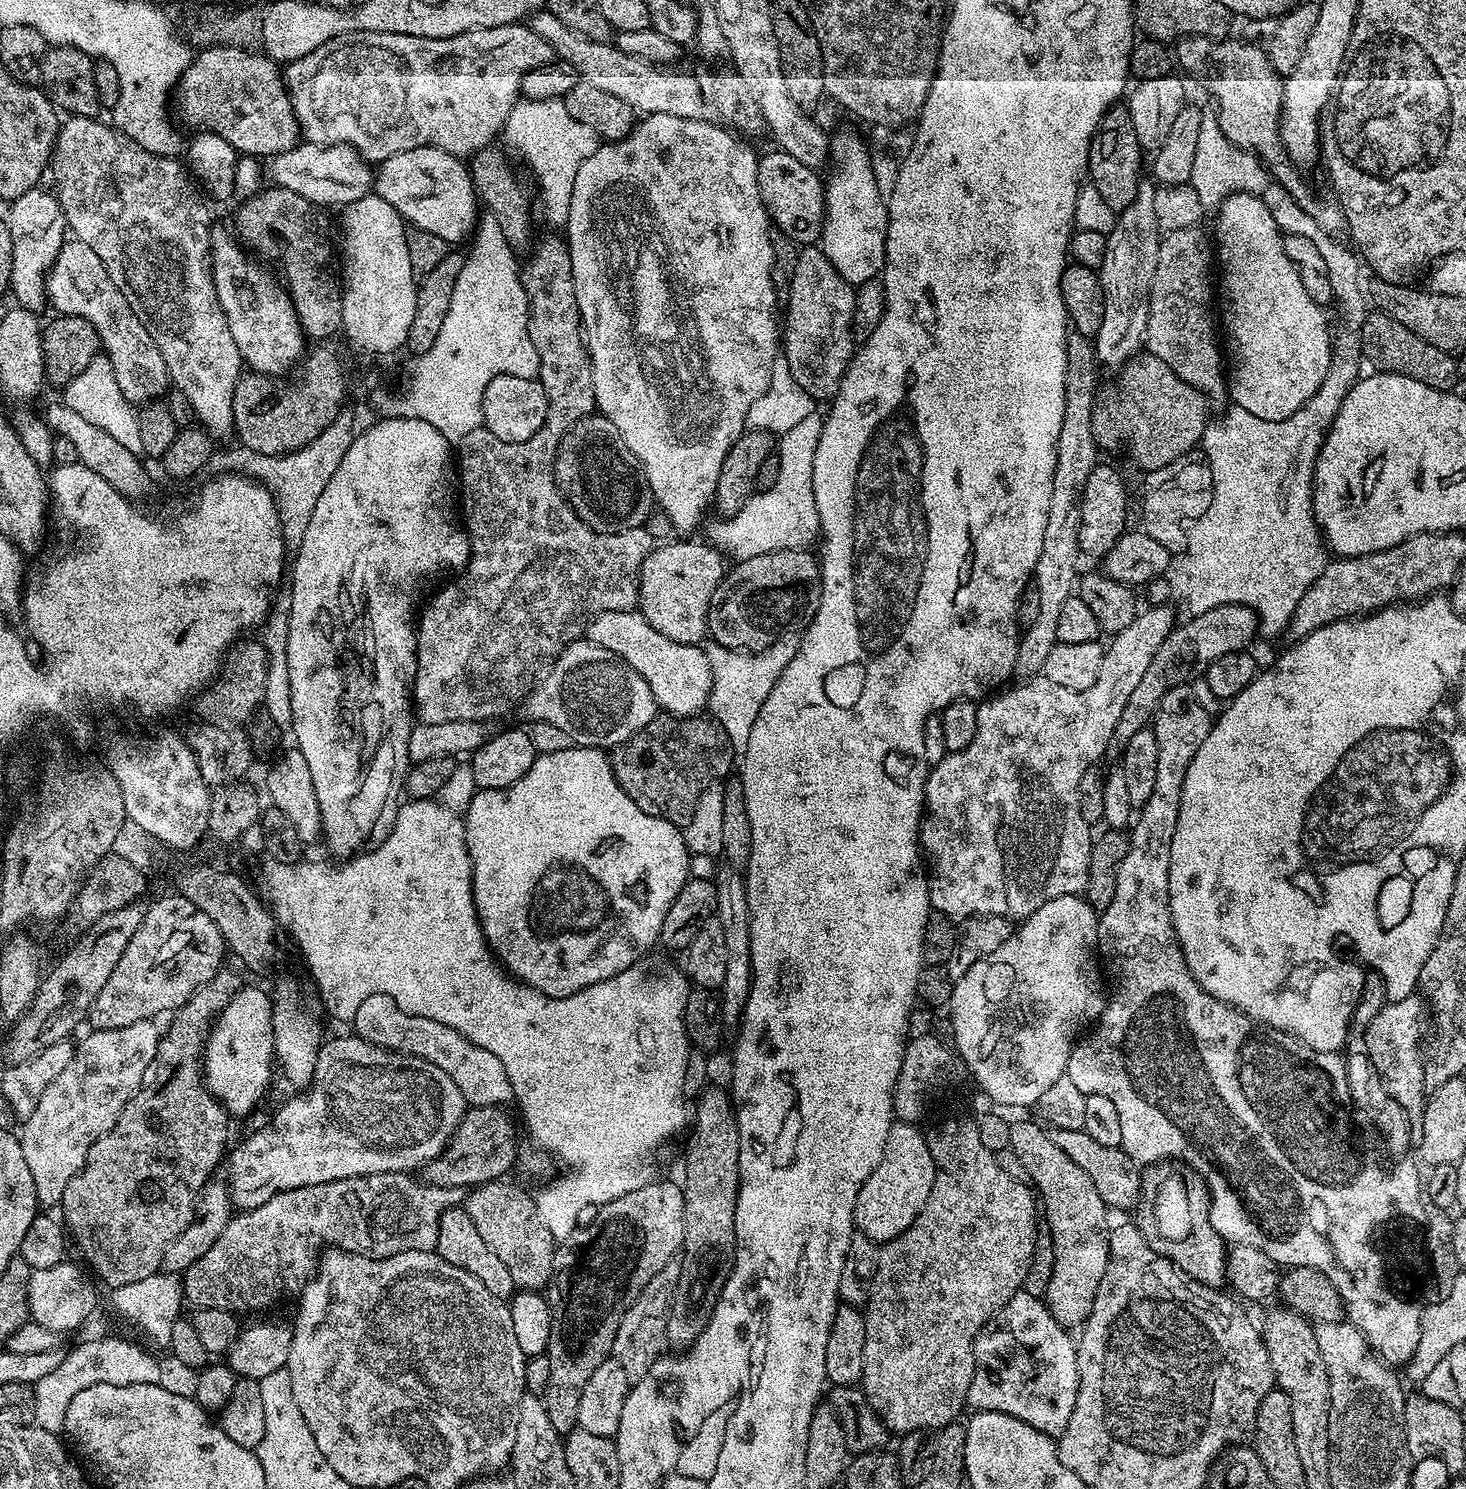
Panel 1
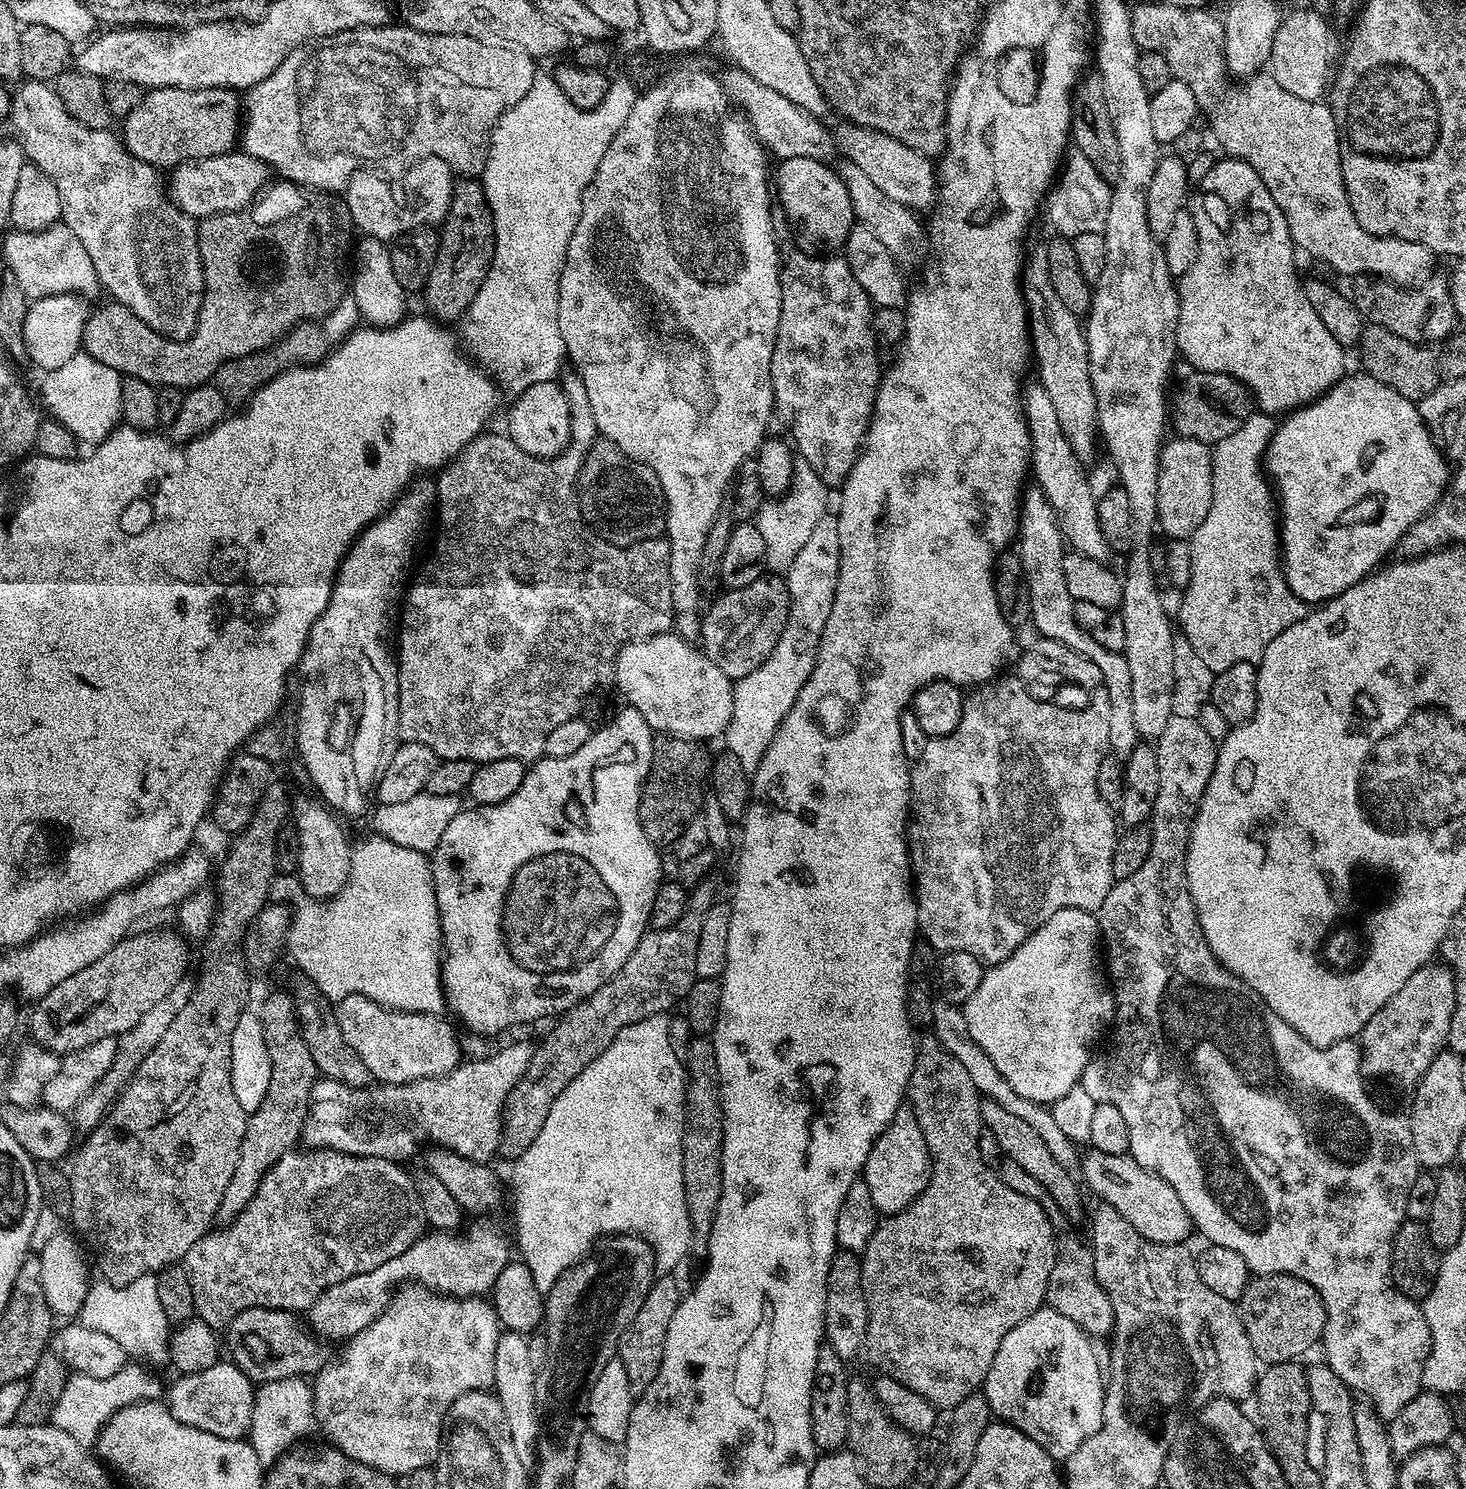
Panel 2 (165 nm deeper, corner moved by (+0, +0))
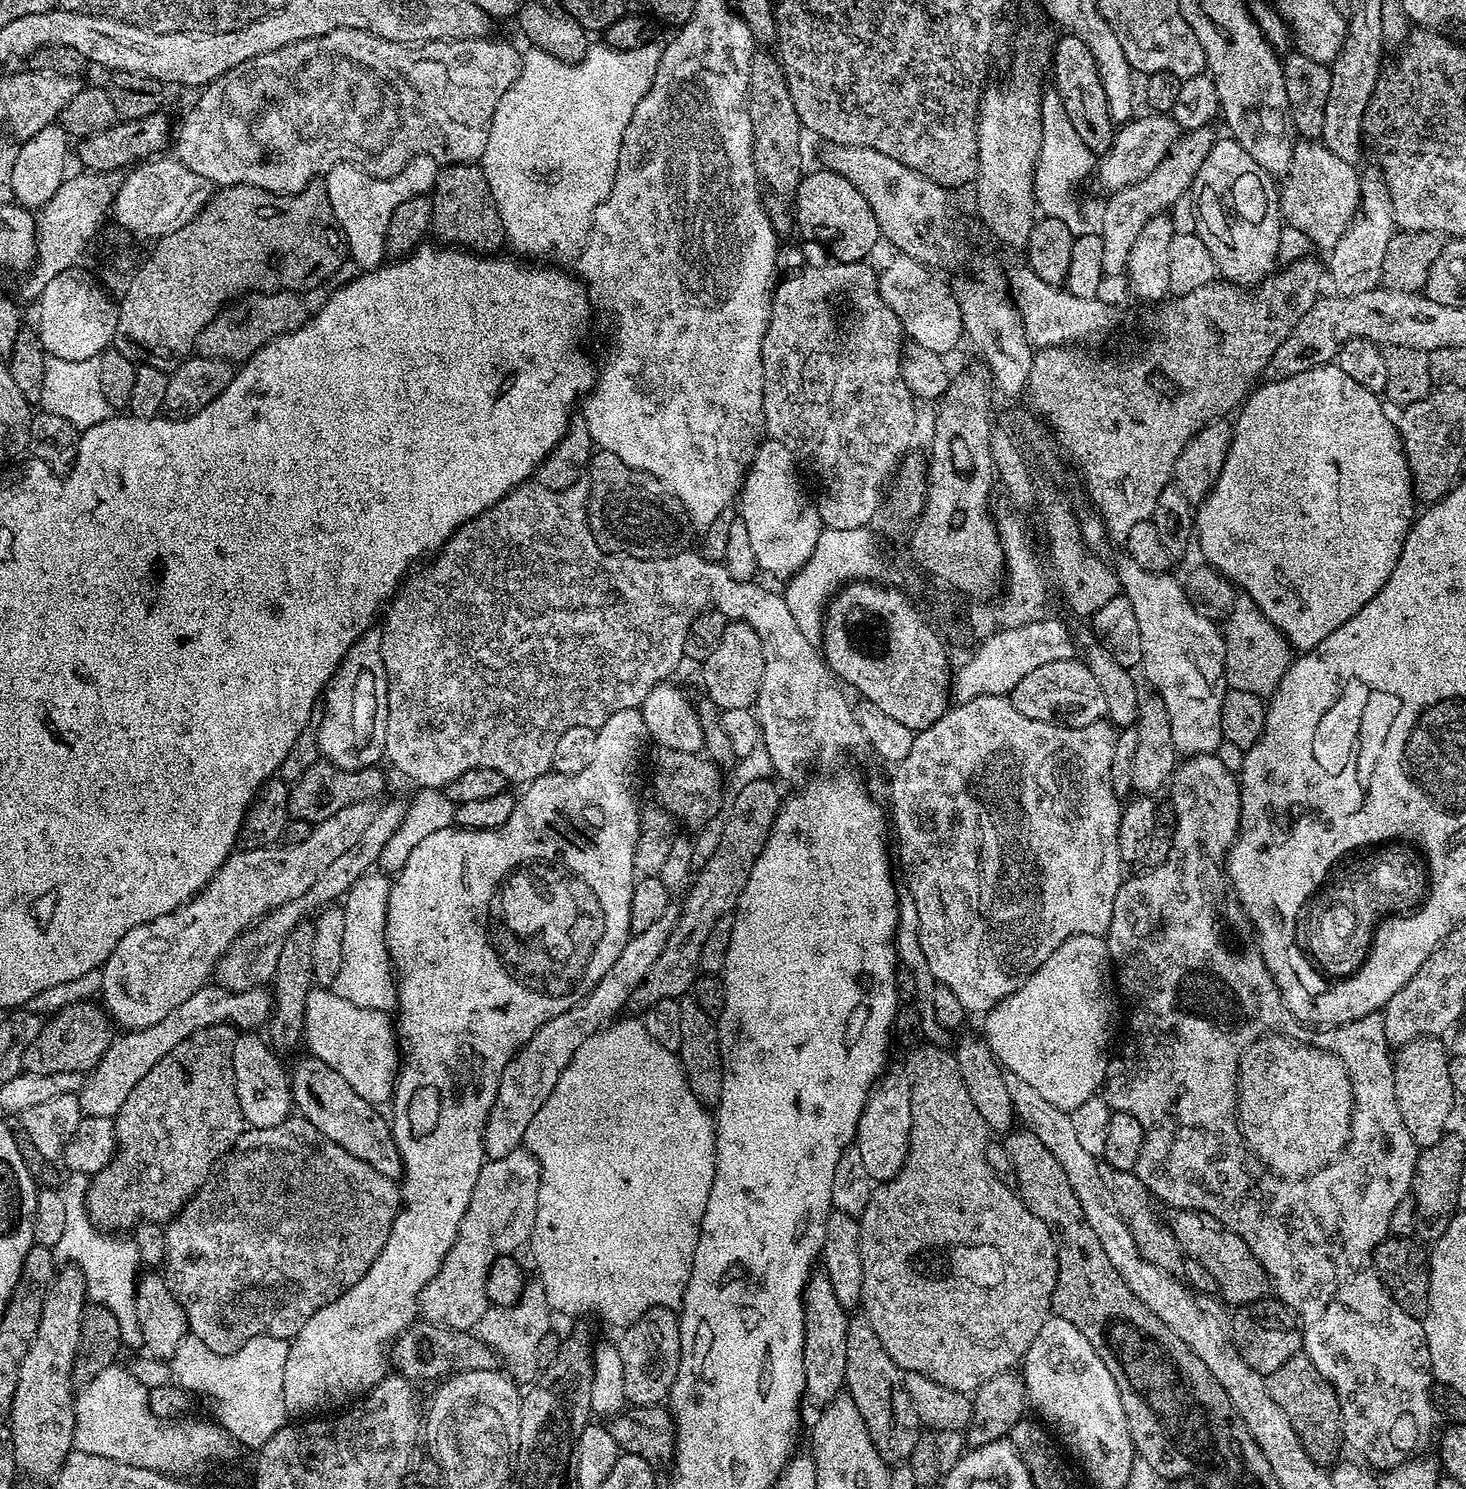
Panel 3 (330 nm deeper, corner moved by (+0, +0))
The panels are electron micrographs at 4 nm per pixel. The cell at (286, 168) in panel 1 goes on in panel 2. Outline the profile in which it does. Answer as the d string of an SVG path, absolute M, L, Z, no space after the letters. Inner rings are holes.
M233 150L214 158L182 164L171 176L171 201L186 215L201 221L208 216L217 216L223 212L241 212L248 207L269 183L270 169L258 158L248 156L242 150Z

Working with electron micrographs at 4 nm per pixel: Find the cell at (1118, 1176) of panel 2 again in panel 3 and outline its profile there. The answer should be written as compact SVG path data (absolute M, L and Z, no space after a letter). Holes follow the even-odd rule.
M1177 1208L1171 1215L1166 1223L1180 1243L1181 1253L1189 1260L1202 1262L1202 1266L1210 1270L1216 1280L1219 1299L1225 1305L1241 1306L1265 1299L1270 1288L1268 1276L1241 1236L1218 1222L1218 1218L1205 1212L1195 1212L1193 1208Z

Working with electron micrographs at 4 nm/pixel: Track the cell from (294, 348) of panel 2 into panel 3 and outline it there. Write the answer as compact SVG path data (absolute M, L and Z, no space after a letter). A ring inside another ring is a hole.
M261 292L259 294L245 294L235 302L225 306L212 321L198 334L195 355L206 358L218 358L229 362L243 362L252 357L254 344L248 341L248 335L260 332L265 341L275 336L298 330L307 324L310 313L306 310L301 297L294 292Z

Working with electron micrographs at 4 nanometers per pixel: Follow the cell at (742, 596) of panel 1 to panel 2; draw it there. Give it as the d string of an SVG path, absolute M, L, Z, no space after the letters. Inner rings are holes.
M765 574L754 582L750 582L750 586L729 588L721 593L721 596L709 608L707 605L706 611L703 613L704 621L700 640L704 655L712 659L714 666L718 666L718 670L722 670L722 674L726 674L729 680L735 682L746 674L758 670L758 666L762 666L762 662L771 658L781 643L790 624L788 581L780 574Z

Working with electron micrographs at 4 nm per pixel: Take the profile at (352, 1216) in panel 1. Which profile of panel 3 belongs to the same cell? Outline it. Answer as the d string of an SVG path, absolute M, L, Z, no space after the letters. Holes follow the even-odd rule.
M289 1115L287 1120L278 1122L278 1126L249 1127L236 1139L235 1146L220 1157L212 1175L199 1192L188 1199L175 1218L167 1221L164 1228L166 1254L162 1265L164 1282L186 1314L189 1333L206 1342L206 1346L210 1346L214 1354L234 1354L234 1350L250 1342L250 1338L259 1336L291 1341L298 1334L298 1330L302 1330L302 1326L306 1326L306 1322L310 1322L310 1318L314 1318L318 1310L322 1310L322 1306L338 1299L347 1288L354 1286L354 1282L362 1278L362 1274L366 1274L366 1270L370 1270L373 1262L379 1260L380 1251L382 1246L386 1246L390 1226L401 1203L397 1181L378 1174L374 1166L366 1166L362 1158L354 1158L354 1154L342 1150L342 1146L330 1142L330 1138L323 1136L301 1115Z

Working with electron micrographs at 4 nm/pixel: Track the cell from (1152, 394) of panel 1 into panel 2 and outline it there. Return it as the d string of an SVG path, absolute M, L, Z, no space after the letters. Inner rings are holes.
M1189 371L1176 401L1170 404L1170 424L1177 428L1185 440L1197 440L1209 446L1215 446L1222 438L1230 438L1234 430L1246 422L1253 411L1252 393L1242 381L1217 372Z

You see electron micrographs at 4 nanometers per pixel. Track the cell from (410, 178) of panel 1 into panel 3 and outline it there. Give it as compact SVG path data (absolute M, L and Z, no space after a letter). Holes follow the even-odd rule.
M416 156L401 172L389 180L377 180L368 172L363 172L356 164L336 164L323 177L326 190L330 194L330 206L334 206L334 218L344 231L348 243L351 263L361 270L371 270L385 263L384 239L390 226L390 214L406 202L406 198L427 196L440 173L441 165L429 156Z

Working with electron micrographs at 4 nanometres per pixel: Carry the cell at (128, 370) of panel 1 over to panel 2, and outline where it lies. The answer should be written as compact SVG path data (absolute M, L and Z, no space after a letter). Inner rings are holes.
M58 222L41 232L12 230L8 234L4 240L4 264L18 282L18 286L22 286L29 301L67 292L81 298L89 298L88 296L101 291L100 279L85 247L78 242L73 230L68 229L65 224Z

